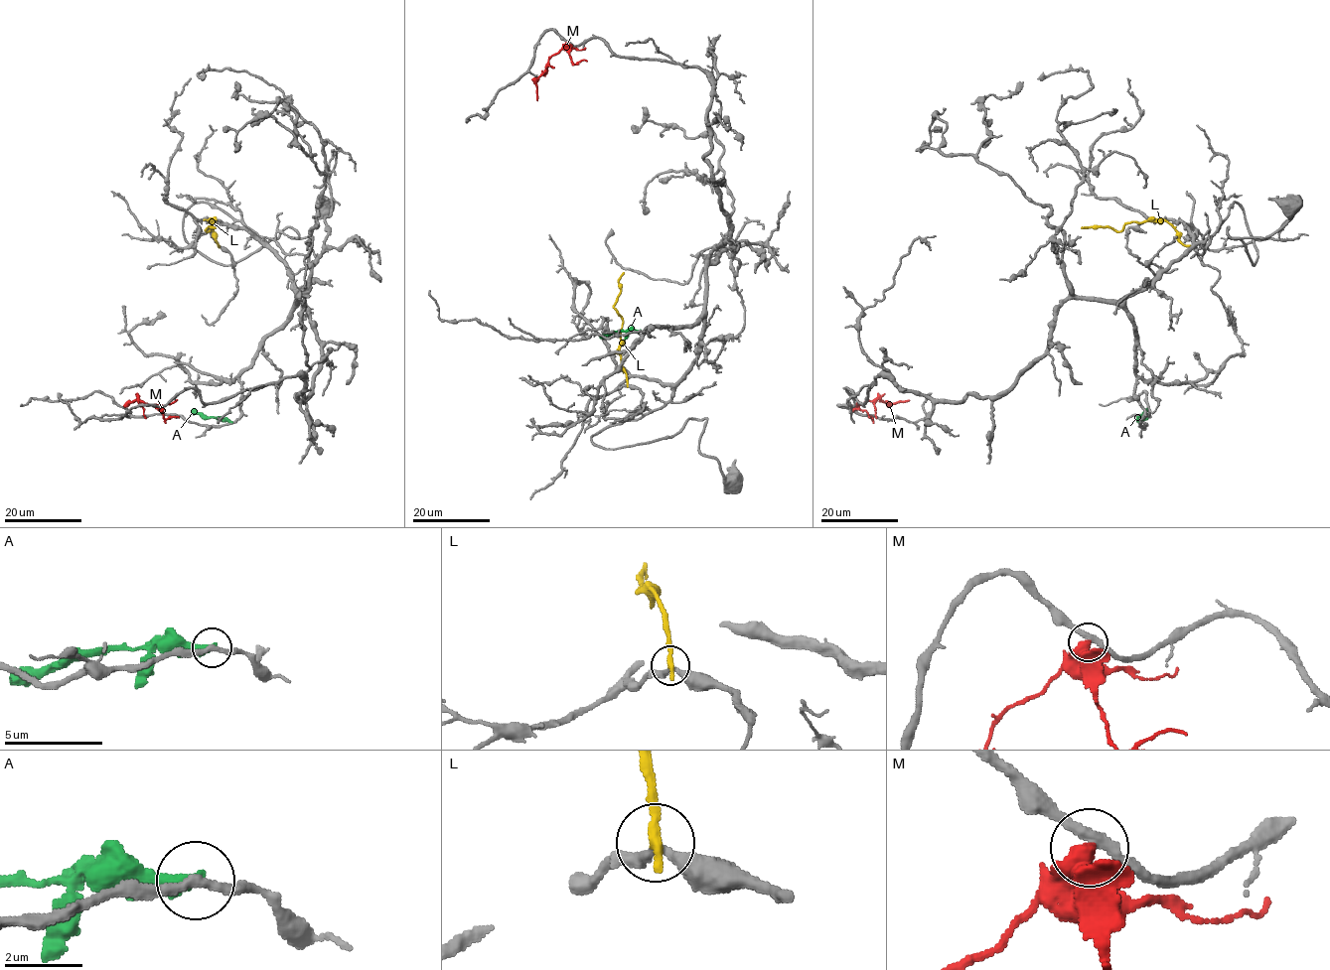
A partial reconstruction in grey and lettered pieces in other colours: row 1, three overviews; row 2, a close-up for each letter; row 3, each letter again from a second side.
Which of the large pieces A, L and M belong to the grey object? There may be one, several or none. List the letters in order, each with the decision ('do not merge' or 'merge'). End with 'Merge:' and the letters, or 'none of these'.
A: do not merge
L: do not merge
M: do not merge
Merge: none of these

